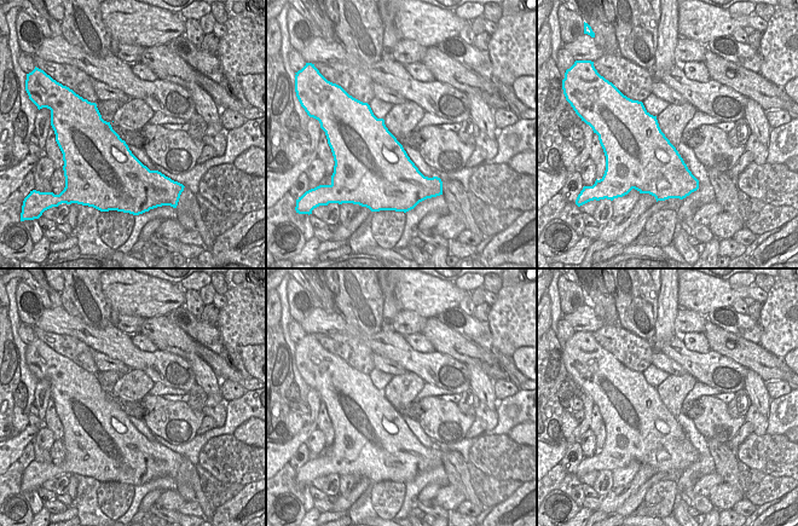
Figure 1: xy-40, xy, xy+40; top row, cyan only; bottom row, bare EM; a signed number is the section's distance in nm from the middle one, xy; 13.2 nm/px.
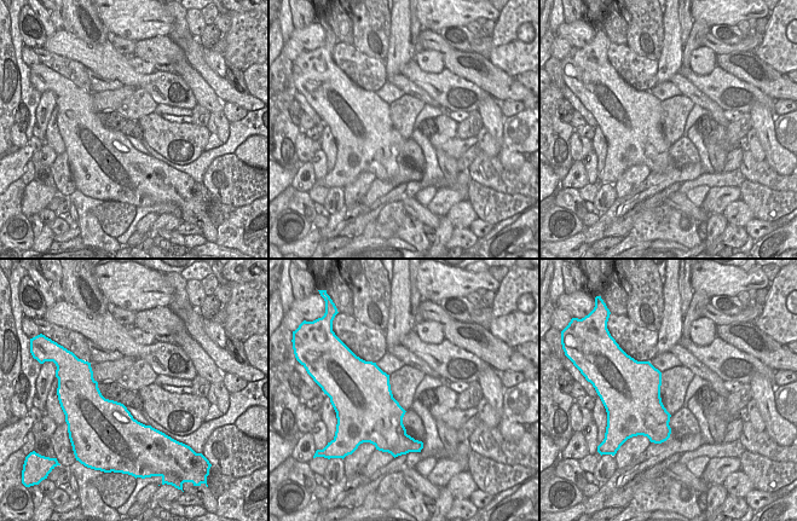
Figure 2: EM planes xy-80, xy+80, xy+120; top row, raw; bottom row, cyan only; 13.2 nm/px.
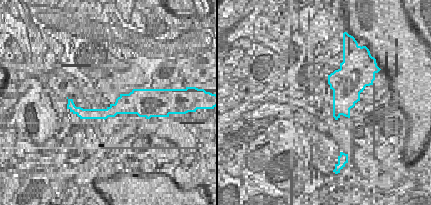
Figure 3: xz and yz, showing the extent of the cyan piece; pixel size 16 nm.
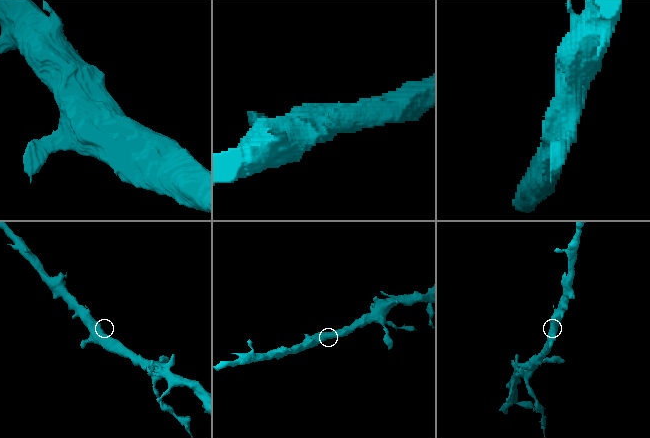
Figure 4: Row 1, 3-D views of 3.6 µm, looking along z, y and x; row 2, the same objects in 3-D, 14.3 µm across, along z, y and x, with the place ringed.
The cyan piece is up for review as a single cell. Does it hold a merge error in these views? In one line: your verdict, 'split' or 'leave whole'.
leave whole

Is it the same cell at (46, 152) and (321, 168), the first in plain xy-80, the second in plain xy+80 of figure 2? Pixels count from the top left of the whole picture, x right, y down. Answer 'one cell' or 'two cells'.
one cell

